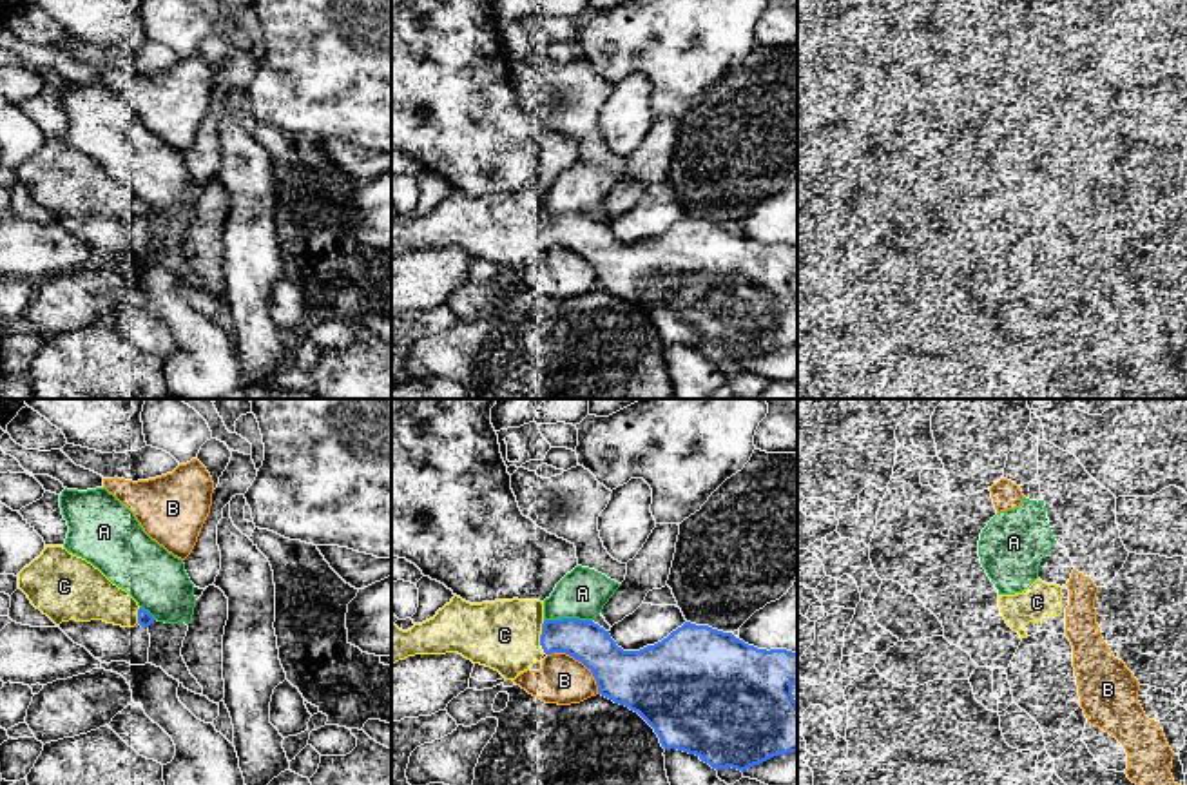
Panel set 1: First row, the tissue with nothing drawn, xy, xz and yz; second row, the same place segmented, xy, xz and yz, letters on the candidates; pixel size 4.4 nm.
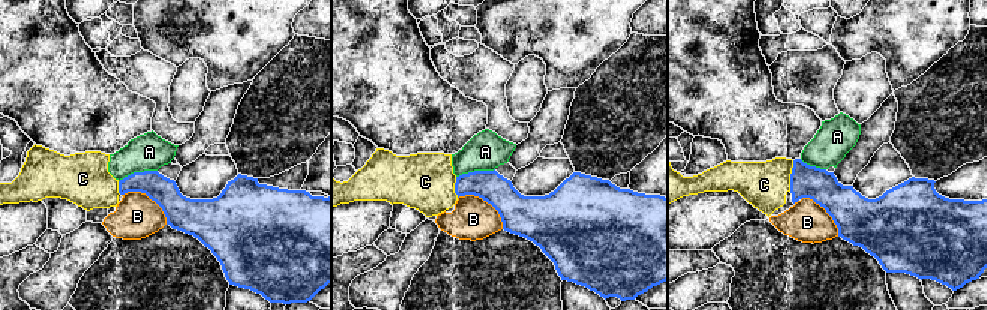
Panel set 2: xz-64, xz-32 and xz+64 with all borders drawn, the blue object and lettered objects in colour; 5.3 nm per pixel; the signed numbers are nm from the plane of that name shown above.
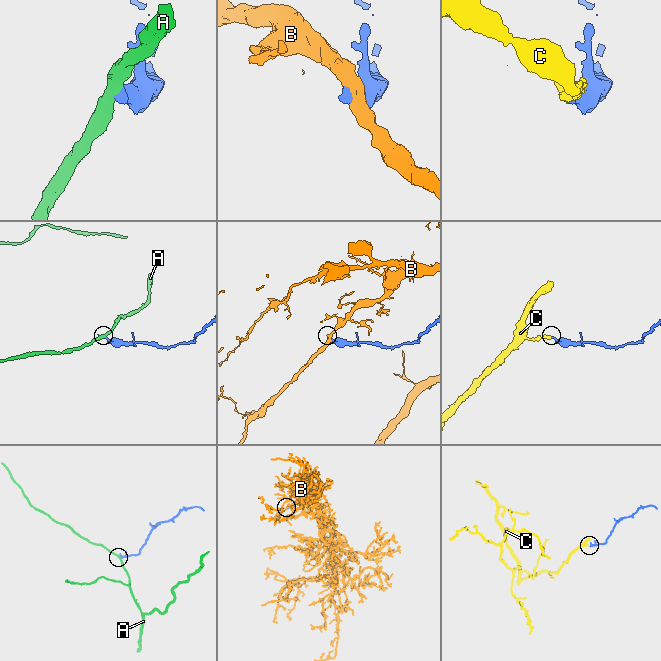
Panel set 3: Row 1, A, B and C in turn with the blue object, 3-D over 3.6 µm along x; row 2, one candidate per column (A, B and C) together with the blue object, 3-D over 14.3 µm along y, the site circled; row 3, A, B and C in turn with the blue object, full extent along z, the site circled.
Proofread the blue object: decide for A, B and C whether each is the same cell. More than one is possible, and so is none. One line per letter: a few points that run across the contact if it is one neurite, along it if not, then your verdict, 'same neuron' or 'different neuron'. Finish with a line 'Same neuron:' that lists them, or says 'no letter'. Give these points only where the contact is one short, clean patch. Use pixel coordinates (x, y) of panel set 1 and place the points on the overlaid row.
A: different neuron
B: different neuron
C: same neuron
Same neuron: C

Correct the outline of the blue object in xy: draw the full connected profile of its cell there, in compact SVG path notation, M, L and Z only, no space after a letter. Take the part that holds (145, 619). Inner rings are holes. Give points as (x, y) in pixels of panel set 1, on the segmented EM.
M45 546L42 555L18 573L18 587L56 625L103 620L149 627L154 616L98 567L62 546Z

